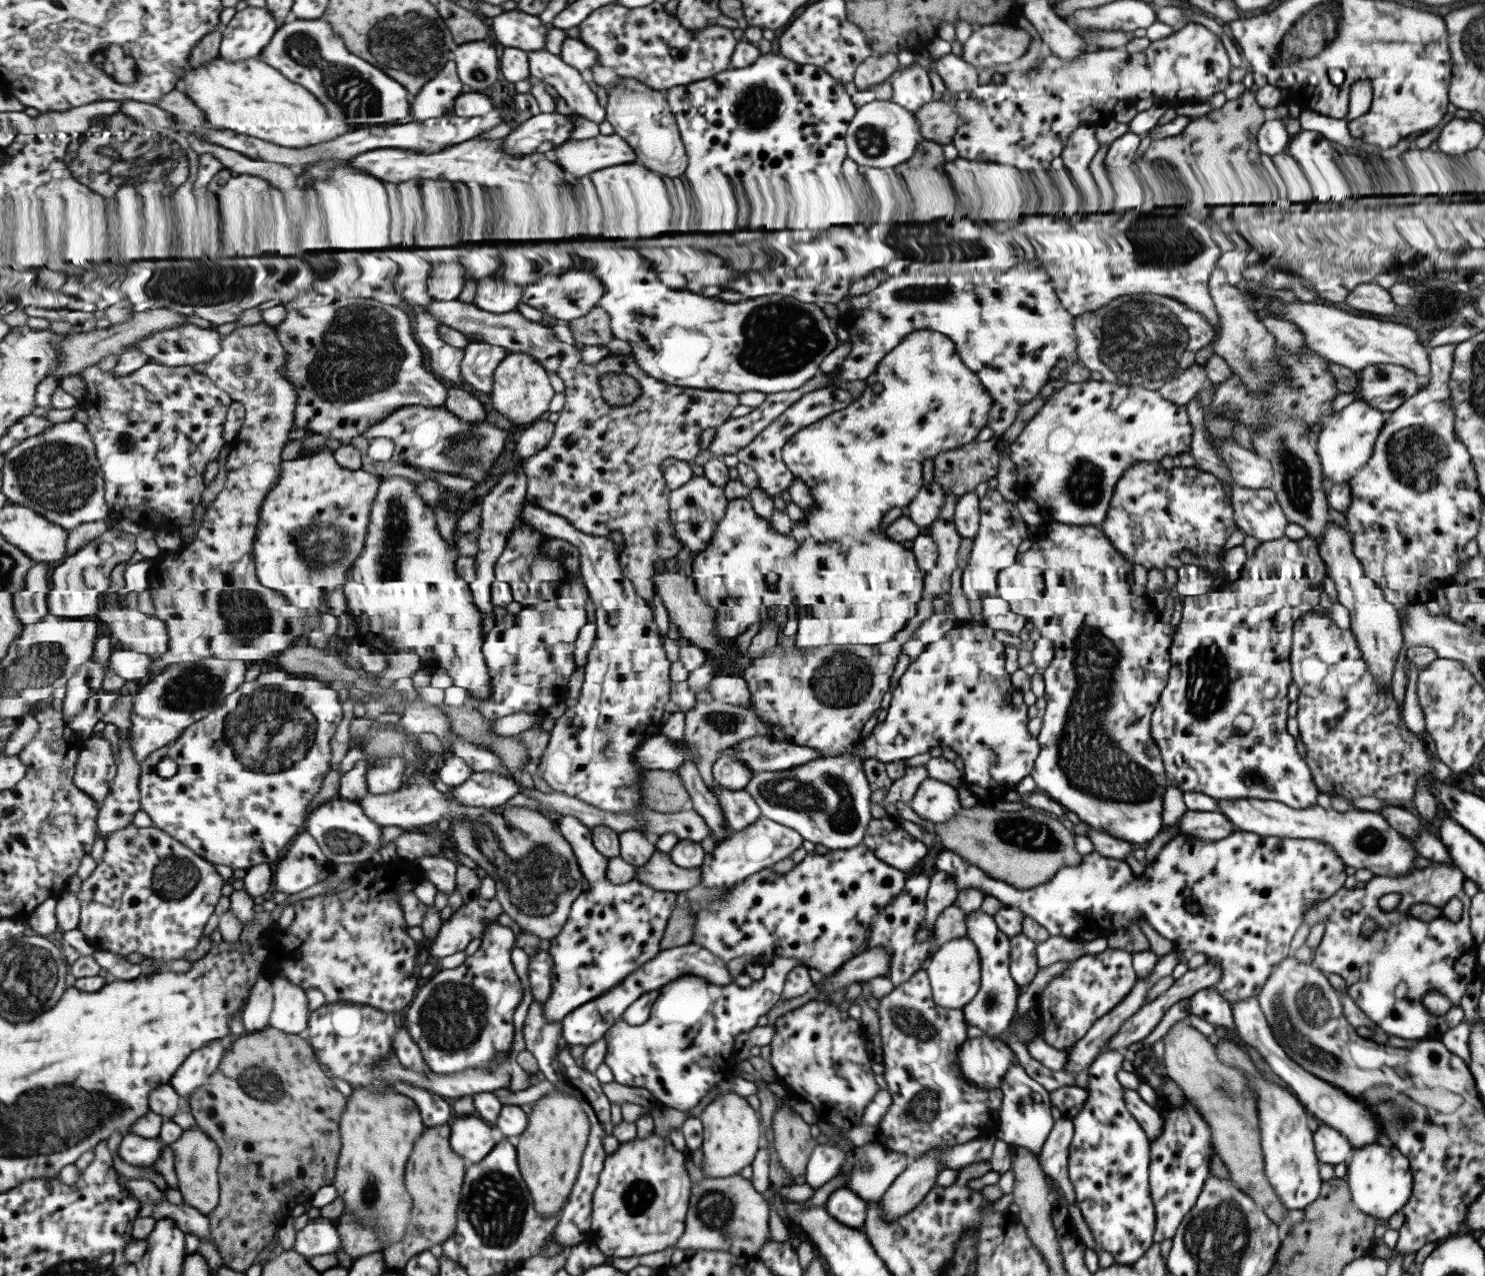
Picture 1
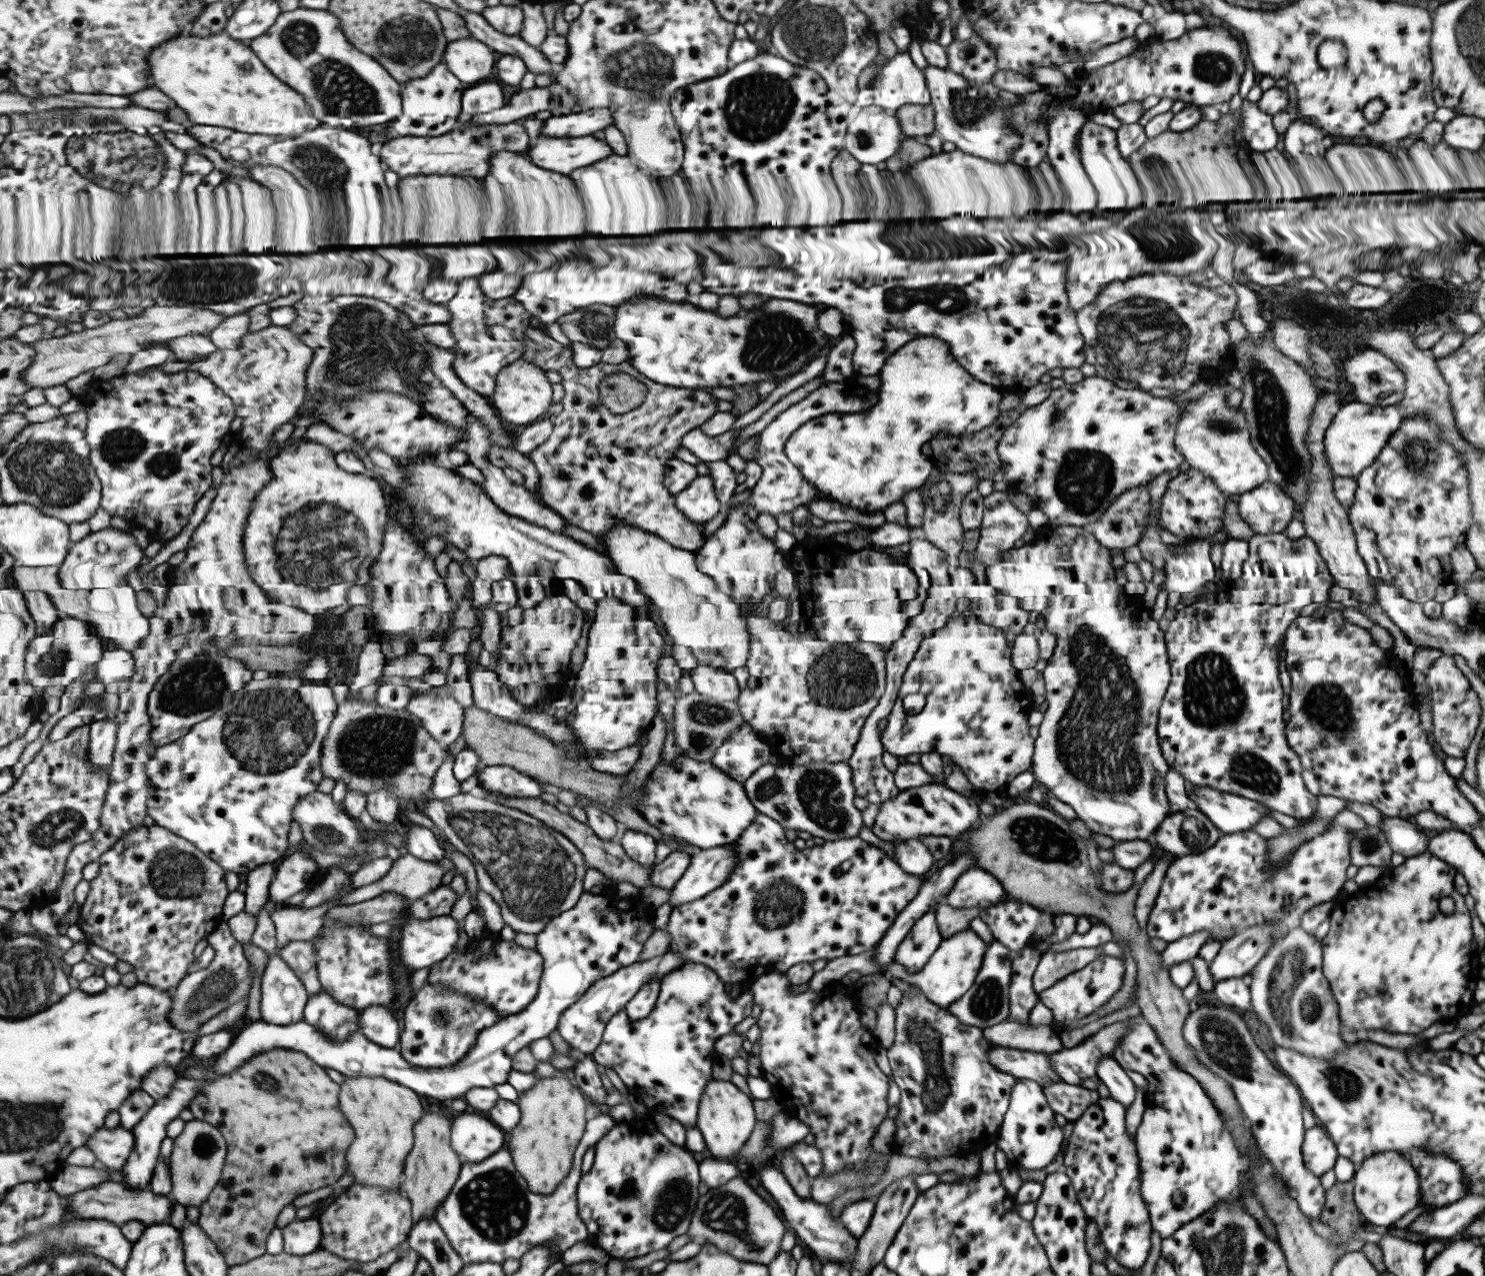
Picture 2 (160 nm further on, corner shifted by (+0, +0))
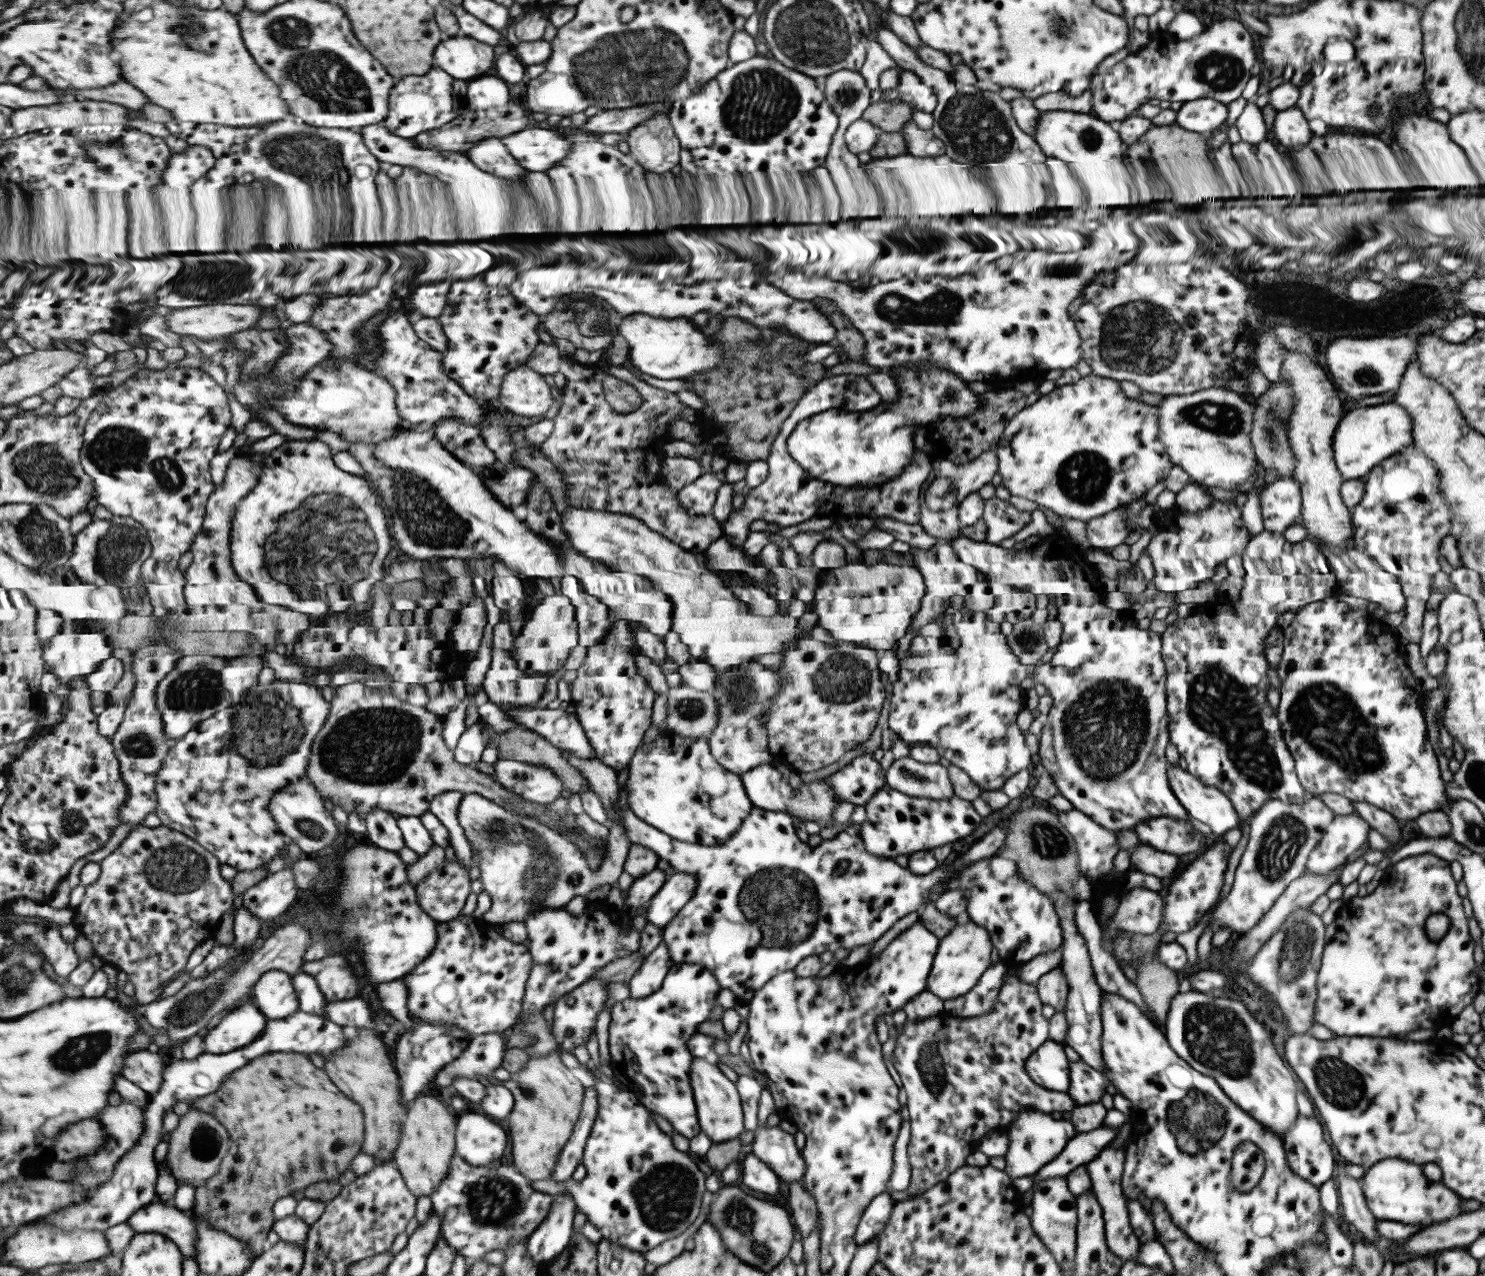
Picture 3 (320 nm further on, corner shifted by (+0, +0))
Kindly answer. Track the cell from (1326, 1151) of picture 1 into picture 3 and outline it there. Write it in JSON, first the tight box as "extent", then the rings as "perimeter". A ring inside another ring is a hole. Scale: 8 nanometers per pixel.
{"extent":[1282,1114,1336,1188],"perimeter":[[[1298,1114],[1294,1123],[1282,1134],[1282,1146],[1285,1150],[1287,1167],[1303,1181],[1311,1184],[1311,1187],[1318,1188],[1323,1182],[1333,1178],[1336,1169],[1335,1153],[1326,1138],[1325,1128],[1315,1114],[1309,1116]]]}

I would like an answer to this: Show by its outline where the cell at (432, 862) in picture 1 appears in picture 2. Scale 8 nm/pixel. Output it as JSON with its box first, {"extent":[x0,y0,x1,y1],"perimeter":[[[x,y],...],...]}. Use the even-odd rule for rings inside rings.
{"extent":[406,823,447,863],"perimeter":[[[410,823],[406,832],[406,841],[410,853],[417,858],[436,863],[447,858],[446,850],[437,840],[435,832],[421,824]]]}

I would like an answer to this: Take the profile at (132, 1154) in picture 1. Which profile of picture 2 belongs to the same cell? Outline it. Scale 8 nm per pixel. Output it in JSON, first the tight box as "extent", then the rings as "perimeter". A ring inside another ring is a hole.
{"extent":[87,1126,135,1171],"perimeter":[[[120,1126],[115,1129],[103,1127],[87,1141],[87,1148],[95,1154],[103,1166],[122,1171],[131,1154],[135,1152],[134,1136],[132,1130]]]}

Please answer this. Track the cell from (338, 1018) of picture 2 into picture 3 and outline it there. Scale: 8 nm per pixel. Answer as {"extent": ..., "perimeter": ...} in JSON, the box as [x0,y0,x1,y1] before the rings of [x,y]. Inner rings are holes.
{"extent":[293,971,329,1017],"perimeter":[[[305,971],[293,977],[294,987],[300,1000],[300,1010],[324,1017],[329,1000],[319,986],[318,980]]]}

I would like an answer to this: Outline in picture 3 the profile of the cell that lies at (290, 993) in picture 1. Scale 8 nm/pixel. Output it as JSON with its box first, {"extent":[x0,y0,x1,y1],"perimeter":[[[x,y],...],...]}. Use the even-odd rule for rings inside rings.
{"extent":[253,970,300,1020],"perimeter":[[[283,970],[266,972],[253,988],[254,1000],[269,1020],[281,1020],[300,1010],[292,974]]]}

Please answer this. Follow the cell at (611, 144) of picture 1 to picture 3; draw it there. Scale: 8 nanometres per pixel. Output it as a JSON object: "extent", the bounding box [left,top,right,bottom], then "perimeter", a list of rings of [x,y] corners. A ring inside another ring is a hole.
{"extent":[502,128,574,172],"perimeter":[[[548,128],[525,129],[502,140],[521,166],[539,172],[559,164],[574,143],[566,138],[564,131]]]}

